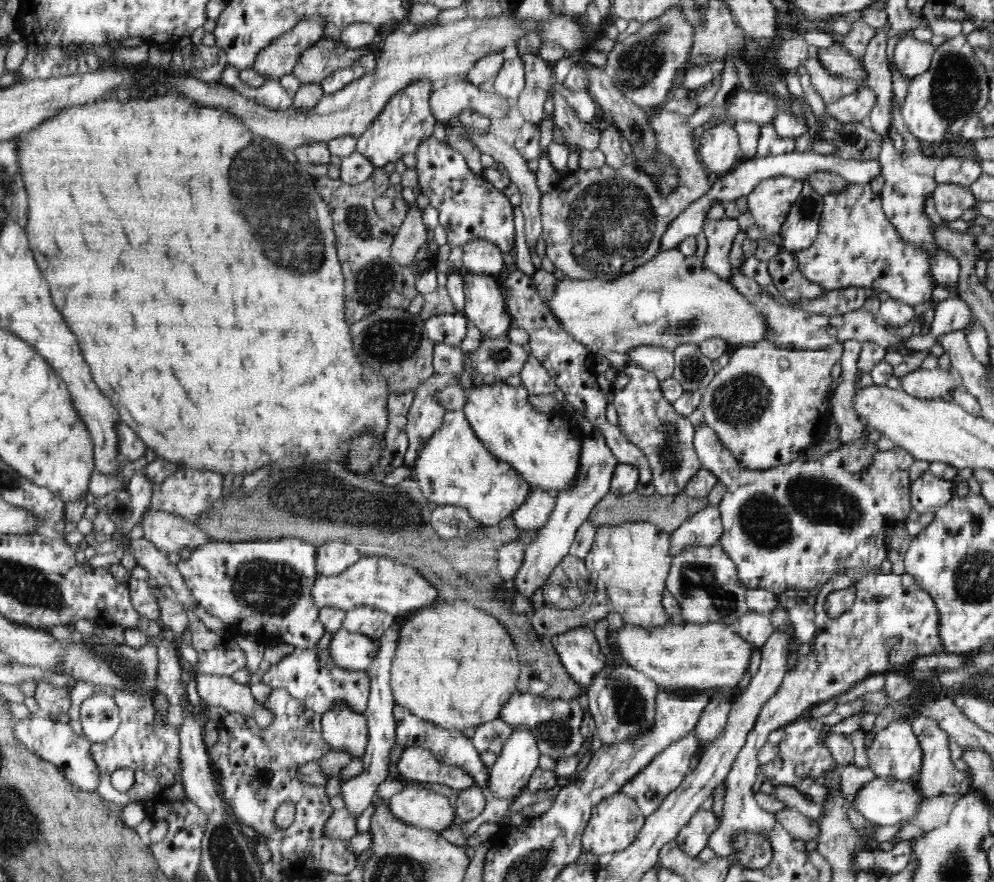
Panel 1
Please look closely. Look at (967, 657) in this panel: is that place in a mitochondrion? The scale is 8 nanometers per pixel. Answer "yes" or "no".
no

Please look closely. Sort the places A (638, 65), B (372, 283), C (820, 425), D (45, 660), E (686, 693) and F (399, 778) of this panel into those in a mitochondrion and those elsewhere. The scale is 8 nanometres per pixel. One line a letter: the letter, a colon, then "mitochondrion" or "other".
A: mitochondrion
B: mitochondrion
C: other
D: other
E: other
F: other

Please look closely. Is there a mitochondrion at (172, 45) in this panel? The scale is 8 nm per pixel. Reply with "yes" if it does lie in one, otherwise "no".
no

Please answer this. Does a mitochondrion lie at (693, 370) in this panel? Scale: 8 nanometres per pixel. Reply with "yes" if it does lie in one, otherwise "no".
yes

